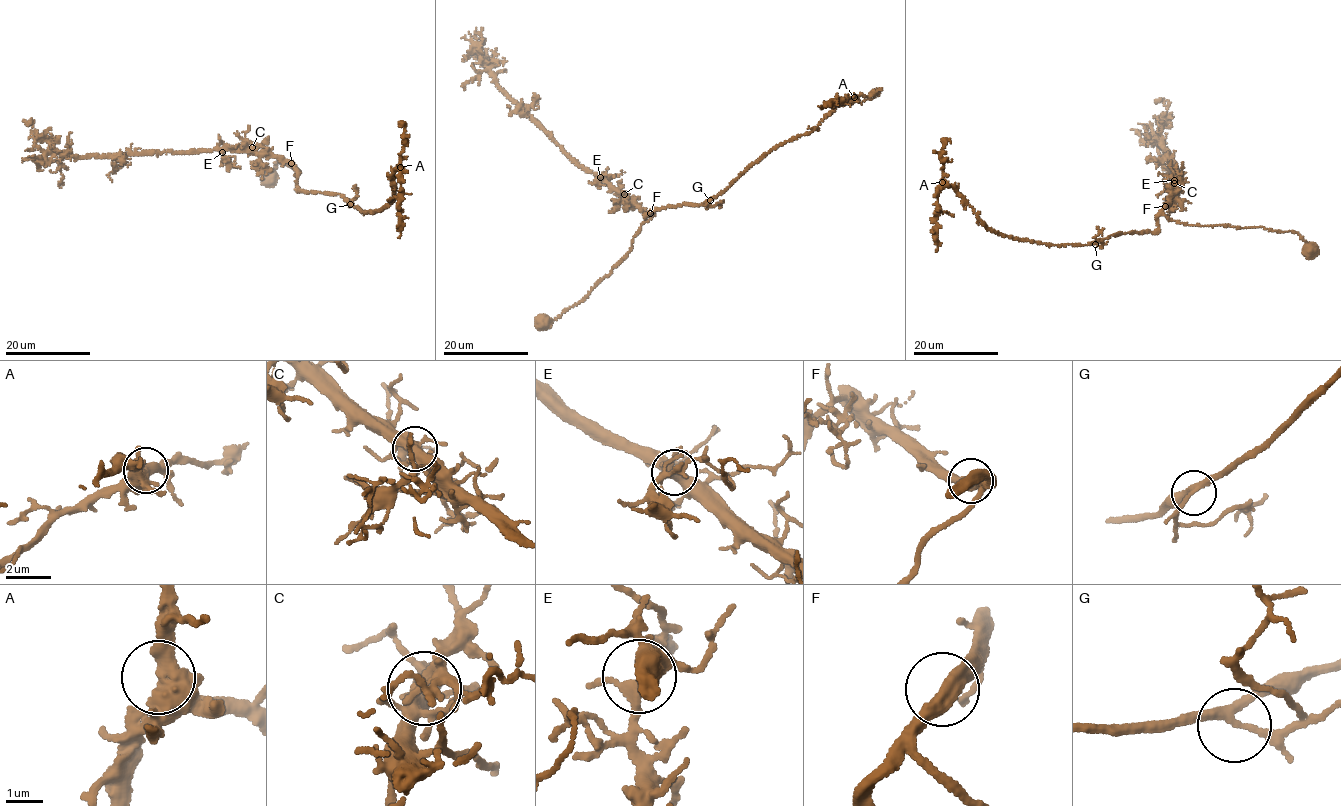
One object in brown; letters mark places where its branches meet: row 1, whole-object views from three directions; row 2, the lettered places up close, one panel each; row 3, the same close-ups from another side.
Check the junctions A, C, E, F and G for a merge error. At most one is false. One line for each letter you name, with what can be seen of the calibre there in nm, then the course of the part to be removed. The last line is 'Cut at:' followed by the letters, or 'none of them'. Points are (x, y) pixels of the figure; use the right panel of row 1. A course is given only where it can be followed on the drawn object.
Cut at: none of them

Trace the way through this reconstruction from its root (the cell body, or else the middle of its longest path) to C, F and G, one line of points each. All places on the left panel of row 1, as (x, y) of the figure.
C: (271, 178), (277, 162), (287, 163), (299, 172), (295, 176), (297, 171), (289, 163), (259, 154), (252, 147)
F: (271, 178), (279, 162), (295, 168), (299, 172), (296, 175), (297, 171), (291, 163)
G: (271, 178), (276, 162), (287, 163), (299, 172), (294, 175), (297, 170), (299, 190), (342, 195), (350, 204)

